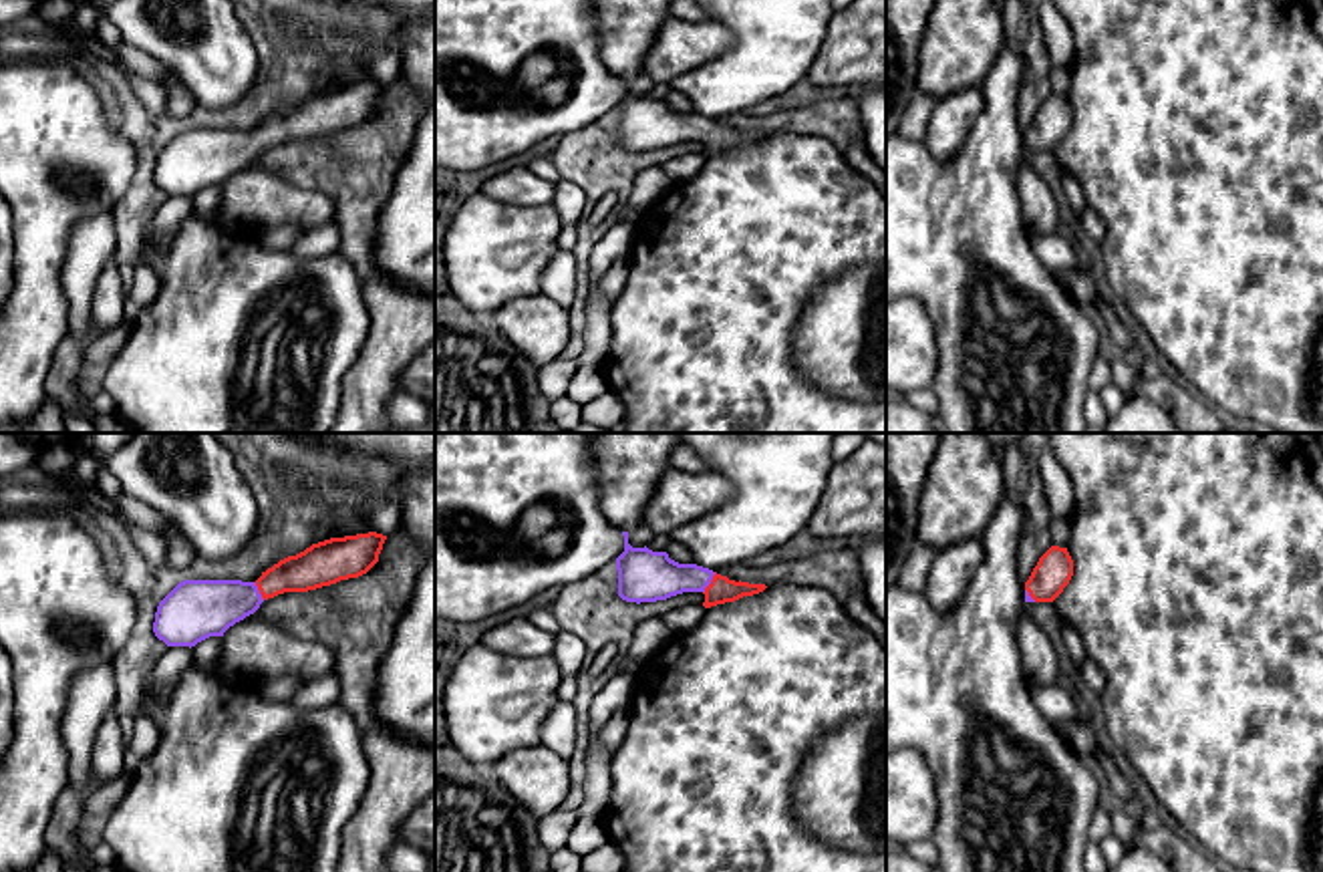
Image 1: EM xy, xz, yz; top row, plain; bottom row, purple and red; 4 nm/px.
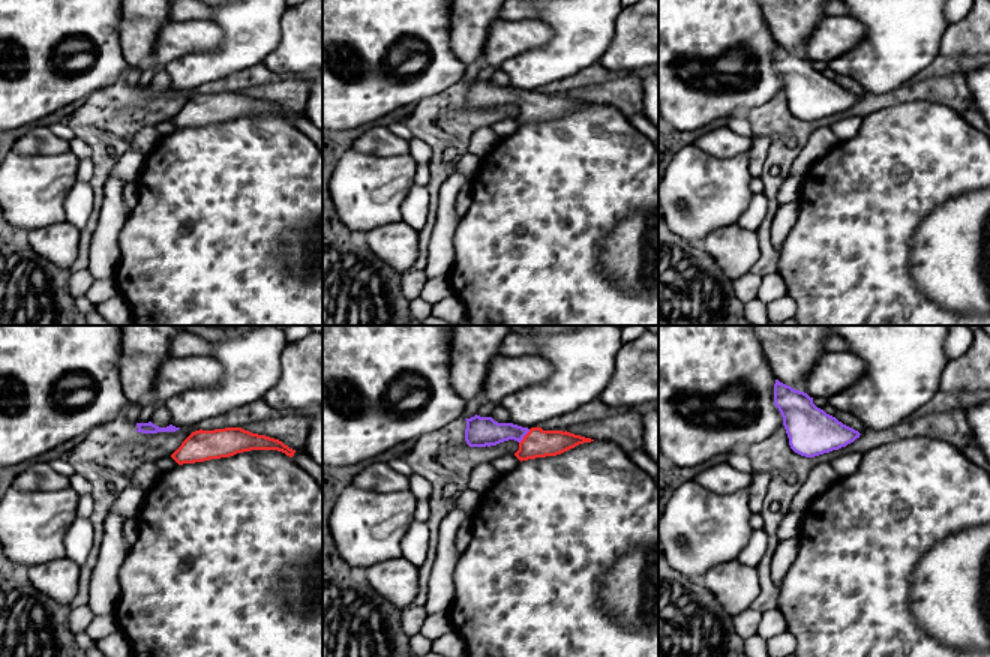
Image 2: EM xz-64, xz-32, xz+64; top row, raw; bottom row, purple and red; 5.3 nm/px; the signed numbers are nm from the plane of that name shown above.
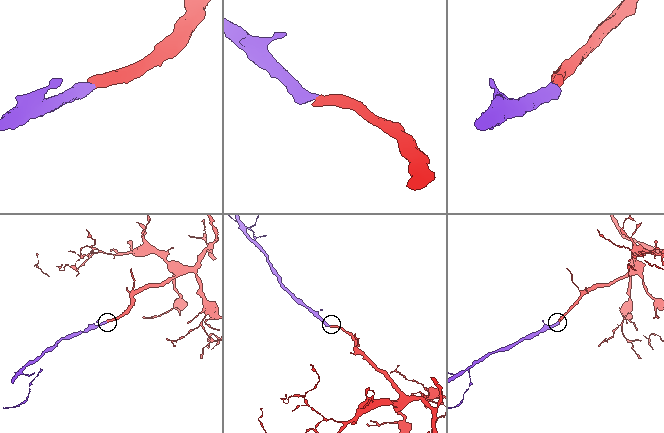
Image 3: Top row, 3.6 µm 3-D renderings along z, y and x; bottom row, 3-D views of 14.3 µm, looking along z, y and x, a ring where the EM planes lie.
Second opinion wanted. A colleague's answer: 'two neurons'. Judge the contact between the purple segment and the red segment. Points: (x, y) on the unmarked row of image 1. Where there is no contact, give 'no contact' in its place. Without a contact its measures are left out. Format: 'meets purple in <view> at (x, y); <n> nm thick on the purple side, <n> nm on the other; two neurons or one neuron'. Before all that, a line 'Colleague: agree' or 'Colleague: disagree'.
Colleague: disagree
meets purple in xz at (709, 131); 200 nm thick on the purple side, 100 nm on the other; one neuron

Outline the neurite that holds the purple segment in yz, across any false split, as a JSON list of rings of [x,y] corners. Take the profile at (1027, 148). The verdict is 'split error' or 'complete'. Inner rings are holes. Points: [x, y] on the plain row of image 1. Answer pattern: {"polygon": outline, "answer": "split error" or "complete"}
{"polygon": [[[1051,95],[1025,131],[1025,151],[1053,151],[1073,125],[1067,97]]], "answer": "split error"}

